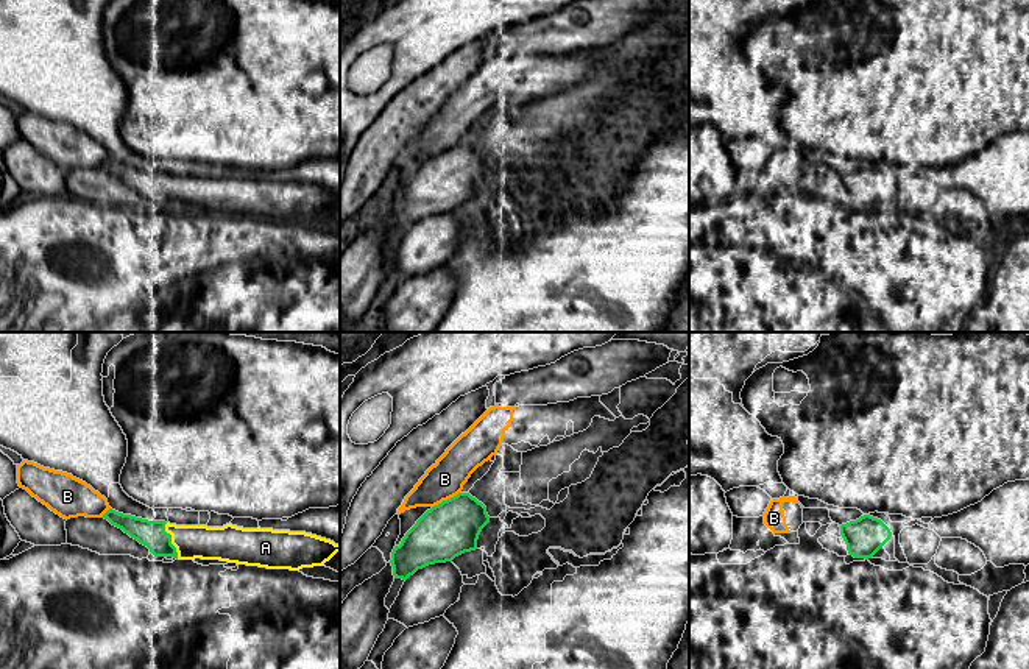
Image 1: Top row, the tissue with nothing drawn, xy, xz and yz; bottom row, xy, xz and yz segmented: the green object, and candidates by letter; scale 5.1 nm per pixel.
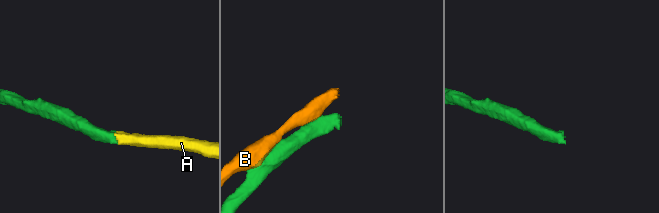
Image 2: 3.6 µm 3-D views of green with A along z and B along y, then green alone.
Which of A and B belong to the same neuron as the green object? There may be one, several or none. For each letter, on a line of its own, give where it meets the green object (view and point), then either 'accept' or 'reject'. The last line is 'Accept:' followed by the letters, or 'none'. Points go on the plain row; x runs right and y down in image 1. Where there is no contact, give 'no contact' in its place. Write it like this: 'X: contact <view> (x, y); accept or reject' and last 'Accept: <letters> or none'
A: contact xy (170, 192); accept
B: contact xz (448, 150); reject
Accept: A

